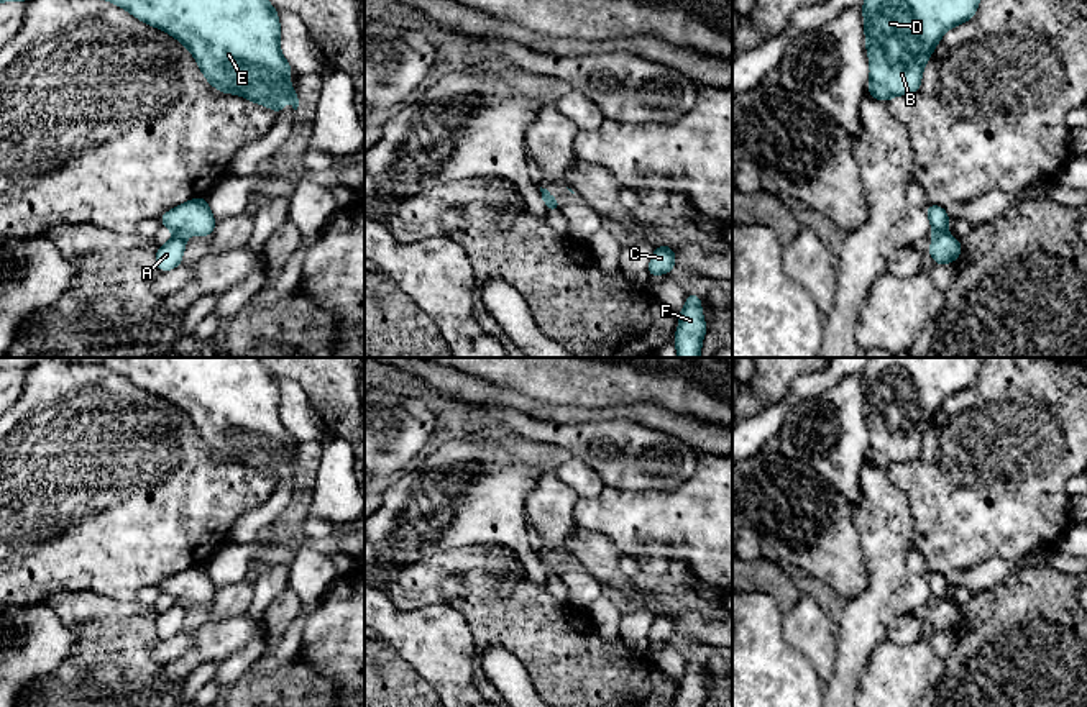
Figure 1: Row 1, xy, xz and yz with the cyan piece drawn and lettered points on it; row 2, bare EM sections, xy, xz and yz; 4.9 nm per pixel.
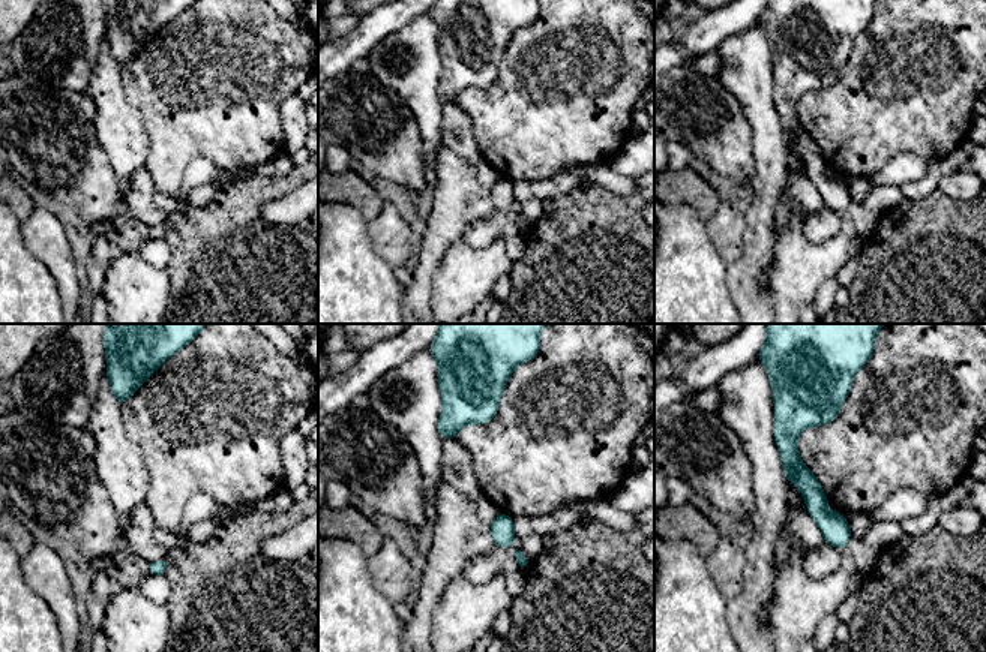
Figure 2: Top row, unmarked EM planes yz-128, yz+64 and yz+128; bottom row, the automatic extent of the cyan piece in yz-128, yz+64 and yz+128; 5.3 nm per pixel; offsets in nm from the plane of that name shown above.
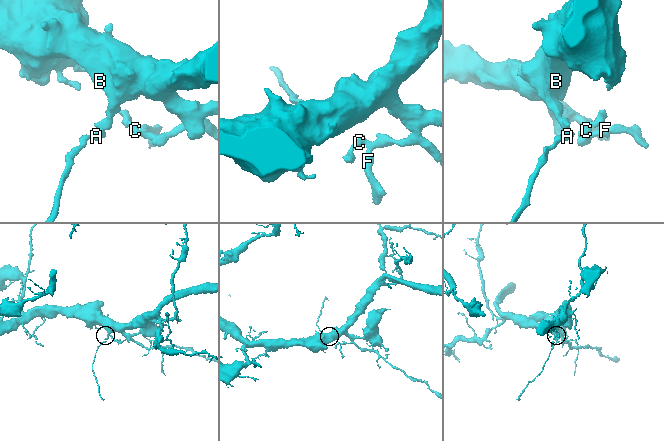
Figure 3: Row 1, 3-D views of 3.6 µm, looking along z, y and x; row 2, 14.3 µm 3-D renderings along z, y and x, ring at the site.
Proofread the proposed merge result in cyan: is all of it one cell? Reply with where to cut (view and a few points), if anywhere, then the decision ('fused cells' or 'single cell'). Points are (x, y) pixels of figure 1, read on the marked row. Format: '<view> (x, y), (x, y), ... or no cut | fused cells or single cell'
yz (944, 230), (935, 235) | fused cells

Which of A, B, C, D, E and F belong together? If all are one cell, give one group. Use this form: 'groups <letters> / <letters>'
groups A / B C D E F

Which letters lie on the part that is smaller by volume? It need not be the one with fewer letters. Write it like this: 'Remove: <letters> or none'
Remove: A

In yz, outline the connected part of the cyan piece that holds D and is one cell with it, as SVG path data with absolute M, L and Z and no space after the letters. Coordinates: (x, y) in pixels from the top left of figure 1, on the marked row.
M864 0L865 46L870 62L869 94L888 102L918 92L923 69L943 34L975 16L980 0Z

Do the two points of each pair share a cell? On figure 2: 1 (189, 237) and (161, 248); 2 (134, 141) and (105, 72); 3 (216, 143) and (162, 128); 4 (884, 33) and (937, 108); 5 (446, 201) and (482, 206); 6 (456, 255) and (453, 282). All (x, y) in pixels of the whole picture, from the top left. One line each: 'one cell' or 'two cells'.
1: two cells
2: one cell
3: one cell
4: one cell
5: one cell
6: one cell

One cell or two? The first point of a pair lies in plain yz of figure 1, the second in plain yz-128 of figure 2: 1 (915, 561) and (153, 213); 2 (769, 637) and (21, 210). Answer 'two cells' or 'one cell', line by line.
1: one cell
2: two cells

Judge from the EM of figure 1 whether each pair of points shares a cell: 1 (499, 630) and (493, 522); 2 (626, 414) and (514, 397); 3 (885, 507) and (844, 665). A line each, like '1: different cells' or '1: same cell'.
1: different cells
2: same cell
3: same cell

